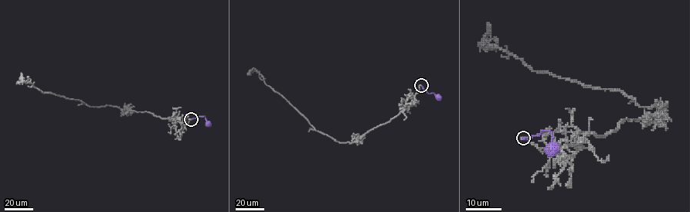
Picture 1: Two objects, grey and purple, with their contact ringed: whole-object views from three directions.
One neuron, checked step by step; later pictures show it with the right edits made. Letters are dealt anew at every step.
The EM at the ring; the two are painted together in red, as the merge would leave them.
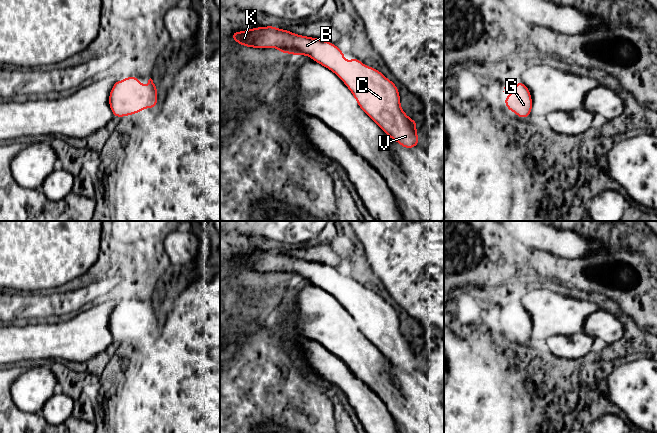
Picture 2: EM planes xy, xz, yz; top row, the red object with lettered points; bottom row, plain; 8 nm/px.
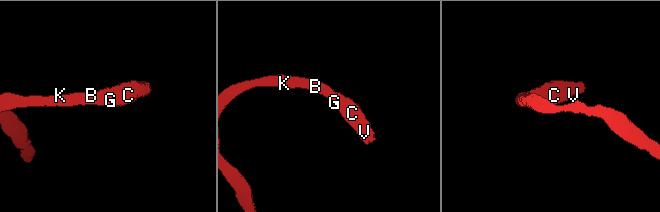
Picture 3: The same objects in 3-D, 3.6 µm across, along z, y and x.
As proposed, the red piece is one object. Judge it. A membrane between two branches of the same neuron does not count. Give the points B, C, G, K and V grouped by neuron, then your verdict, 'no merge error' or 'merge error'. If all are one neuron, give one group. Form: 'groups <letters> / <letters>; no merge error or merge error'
groups B C G K V; no merge error

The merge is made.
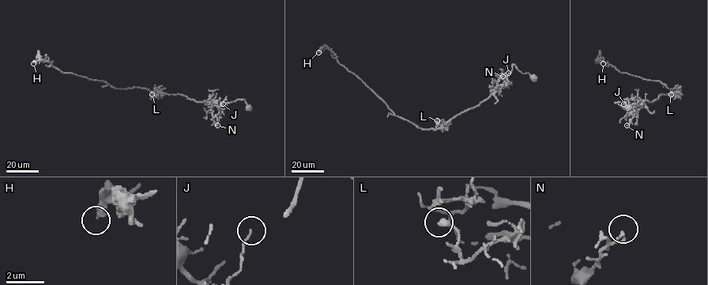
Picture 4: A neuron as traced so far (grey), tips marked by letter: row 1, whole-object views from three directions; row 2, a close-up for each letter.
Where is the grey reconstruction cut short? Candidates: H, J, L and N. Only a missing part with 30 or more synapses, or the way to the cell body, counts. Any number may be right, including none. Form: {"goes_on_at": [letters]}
{"goes_on_at": []}

